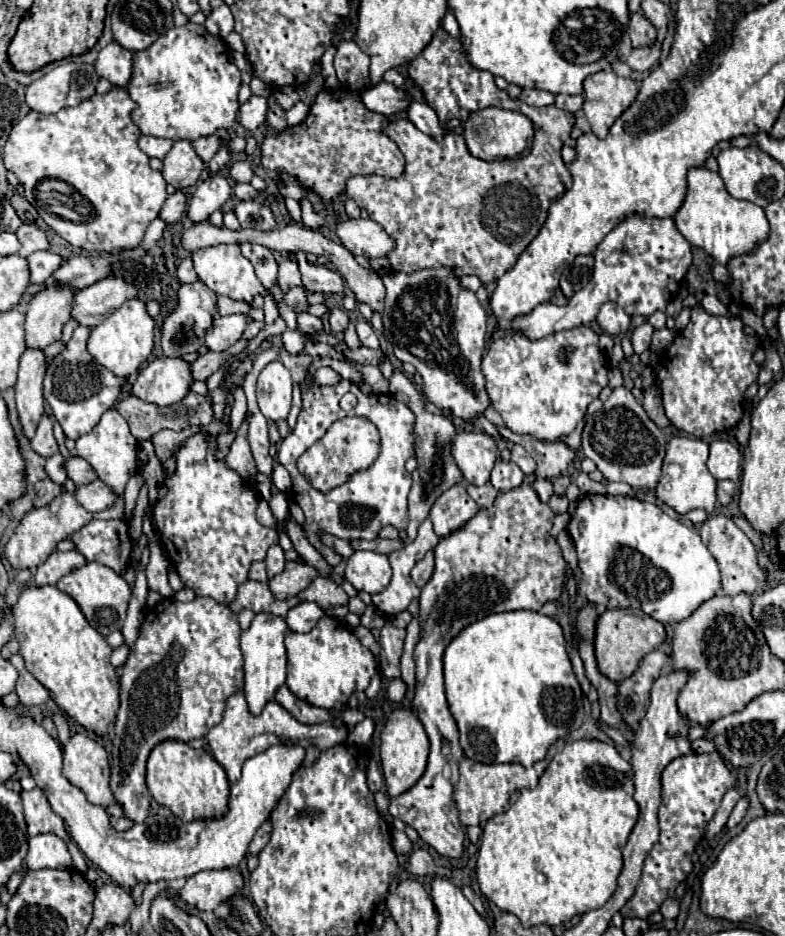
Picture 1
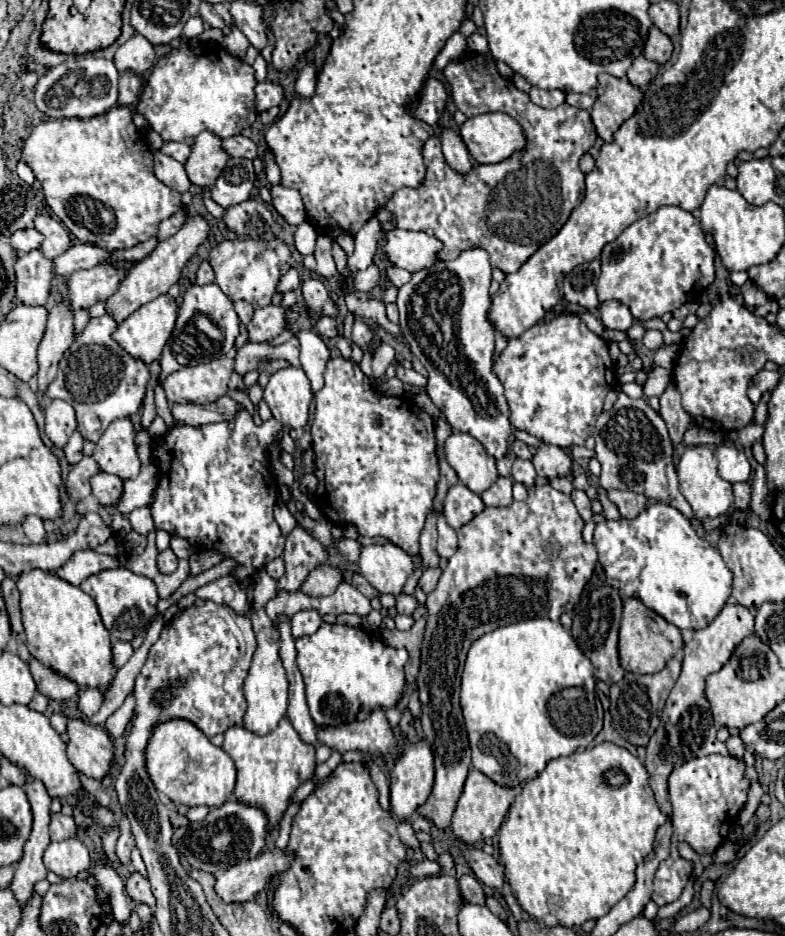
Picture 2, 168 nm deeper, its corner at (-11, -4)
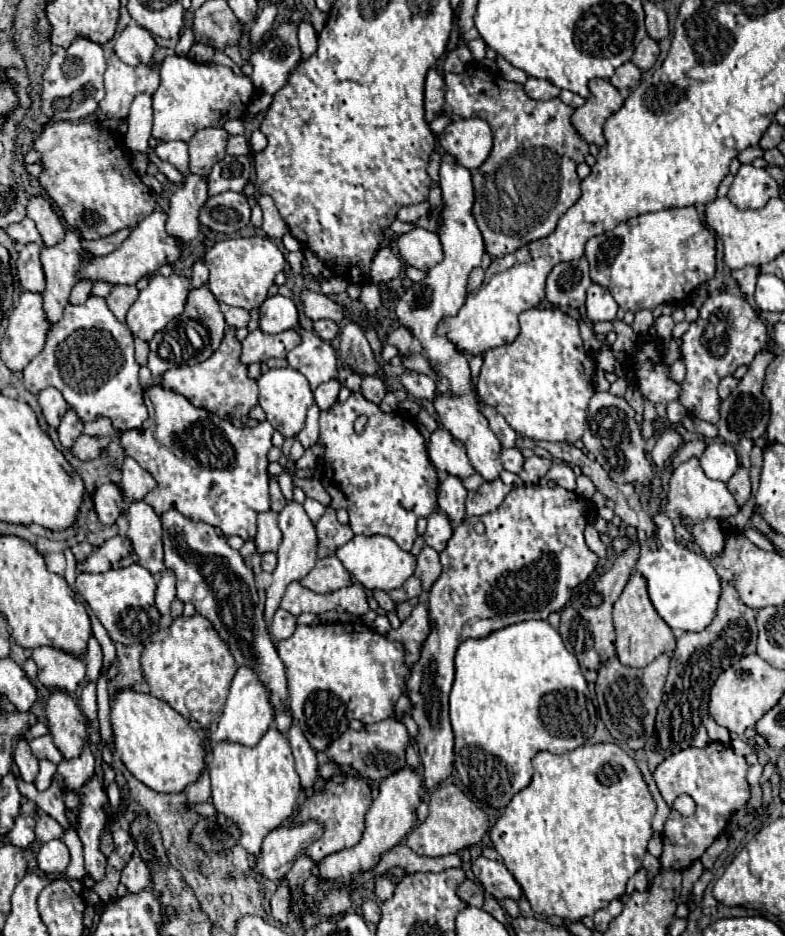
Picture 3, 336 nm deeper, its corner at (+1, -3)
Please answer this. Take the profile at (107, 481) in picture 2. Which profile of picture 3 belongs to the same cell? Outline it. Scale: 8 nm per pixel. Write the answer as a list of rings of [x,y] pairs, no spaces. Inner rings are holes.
[[[112,483],[100,485],[94,493],[94,509],[104,525],[116,523],[116,519],[122,513],[122,503],[124,503],[122,491]]]

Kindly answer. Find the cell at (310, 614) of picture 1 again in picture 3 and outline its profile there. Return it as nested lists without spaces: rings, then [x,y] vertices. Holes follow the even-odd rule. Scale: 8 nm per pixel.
[[[278,609],[270,625],[270,635],[276,641],[282,641],[282,639],[288,639],[294,633],[294,629],[296,629],[296,617],[284,609]]]

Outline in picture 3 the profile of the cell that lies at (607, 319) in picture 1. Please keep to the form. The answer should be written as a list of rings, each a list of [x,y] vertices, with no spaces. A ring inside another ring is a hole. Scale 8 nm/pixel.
[[[592,283],[586,291],[586,315],[592,323],[596,321],[614,321],[618,303],[610,295],[606,287],[600,287],[598,283]]]

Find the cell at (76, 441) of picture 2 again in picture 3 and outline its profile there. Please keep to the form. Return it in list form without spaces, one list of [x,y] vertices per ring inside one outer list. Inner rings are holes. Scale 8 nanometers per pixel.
[[[68,409],[64,419],[60,421],[60,427],[58,427],[60,443],[70,449],[74,445],[74,441],[78,439],[78,435],[82,433],[82,429],[84,429],[84,423],[80,423],[80,417],[76,415],[76,411]]]

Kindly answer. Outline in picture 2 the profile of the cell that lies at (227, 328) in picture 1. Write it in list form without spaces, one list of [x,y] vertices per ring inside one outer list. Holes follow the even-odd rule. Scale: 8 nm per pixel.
[[[270,304],[258,308],[246,326],[248,342],[266,342],[284,332],[284,308]]]

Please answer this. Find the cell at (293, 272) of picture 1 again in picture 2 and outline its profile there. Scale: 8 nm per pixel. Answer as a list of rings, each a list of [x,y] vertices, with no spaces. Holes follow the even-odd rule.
[[[314,278],[304,280],[302,294],[304,294],[304,300],[310,310],[326,314],[326,316],[336,316],[338,308],[336,308],[336,304],[332,304],[330,292],[326,290],[326,286],[320,280],[314,280]]]

